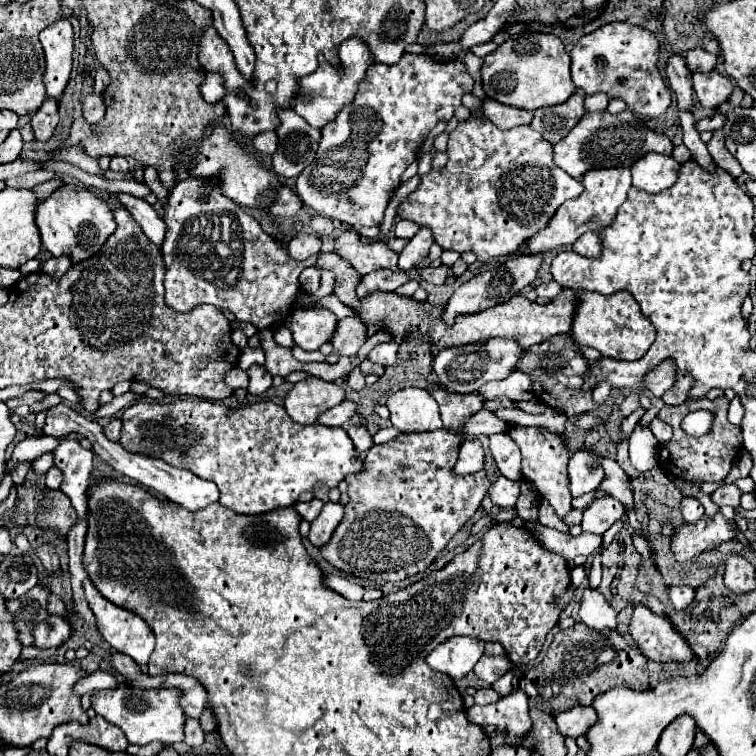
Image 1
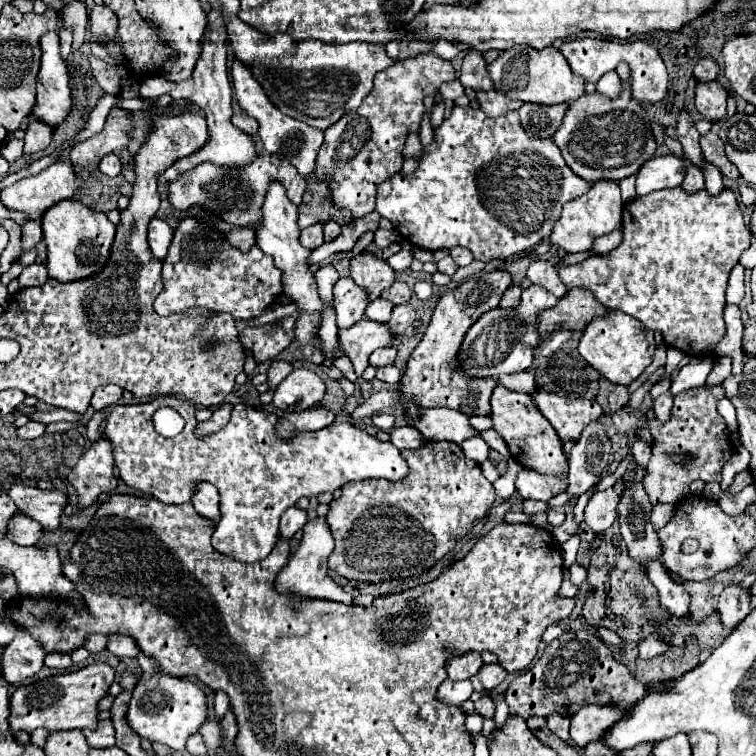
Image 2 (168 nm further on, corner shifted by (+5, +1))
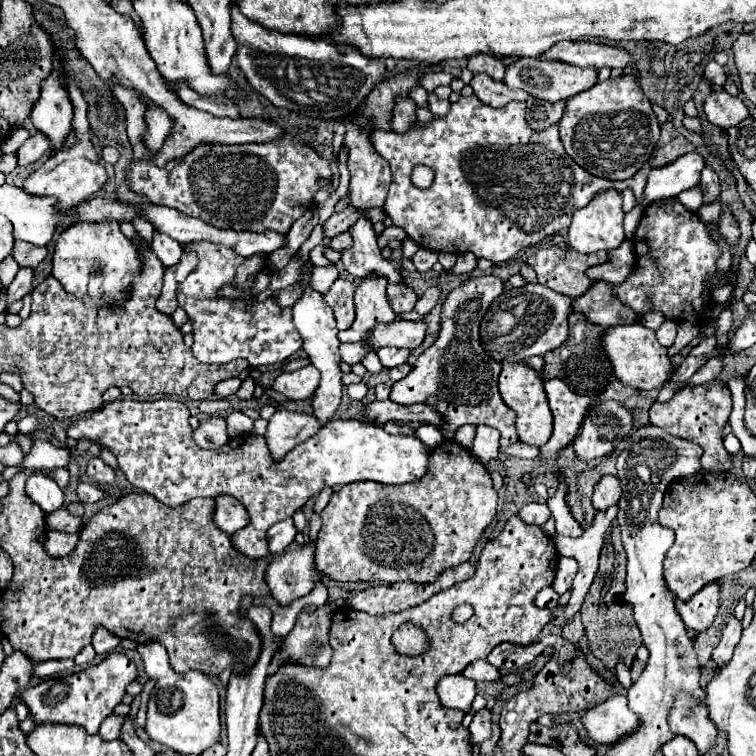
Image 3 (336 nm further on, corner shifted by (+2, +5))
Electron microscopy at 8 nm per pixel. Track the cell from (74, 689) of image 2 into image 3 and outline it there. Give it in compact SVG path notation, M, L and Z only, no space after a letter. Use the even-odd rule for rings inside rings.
M121 652L109 654L101 664L91 666L83 672L69 674L63 678L45 680L33 688L21 692L21 700L27 704L31 718L37 724L77 724L83 726L89 734L95 734L101 722L113 712L113 708L121 702L127 684L137 678L135 664Z

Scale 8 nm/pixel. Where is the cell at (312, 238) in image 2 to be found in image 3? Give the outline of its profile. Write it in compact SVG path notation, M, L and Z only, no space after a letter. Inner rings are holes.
M345 208L341 212L335 212L325 224L323 224L323 234L325 238L333 238L345 230L349 230L351 220L355 220L355 212L351 212L351 208Z

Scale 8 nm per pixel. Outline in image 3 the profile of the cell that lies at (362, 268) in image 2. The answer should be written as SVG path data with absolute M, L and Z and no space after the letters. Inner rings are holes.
M371 274L361 278L355 290L355 312L357 318L351 328L339 332L341 342L361 342L365 334L377 322L393 322L397 316L391 310L387 296L385 296L387 278L379 274Z

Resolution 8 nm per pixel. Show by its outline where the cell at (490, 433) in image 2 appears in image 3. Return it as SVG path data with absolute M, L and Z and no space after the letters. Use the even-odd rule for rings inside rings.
M493 274L473 276L453 288L441 308L441 330L437 340L417 358L411 372L403 380L395 382L389 398L405 406L417 402L435 406L453 432L463 424L493 426L501 432L501 448L507 448L519 440L515 430L515 412L503 404L497 388L497 376L501 372L499 362L491 360L479 344L479 324L491 302L503 290L503 280Z

